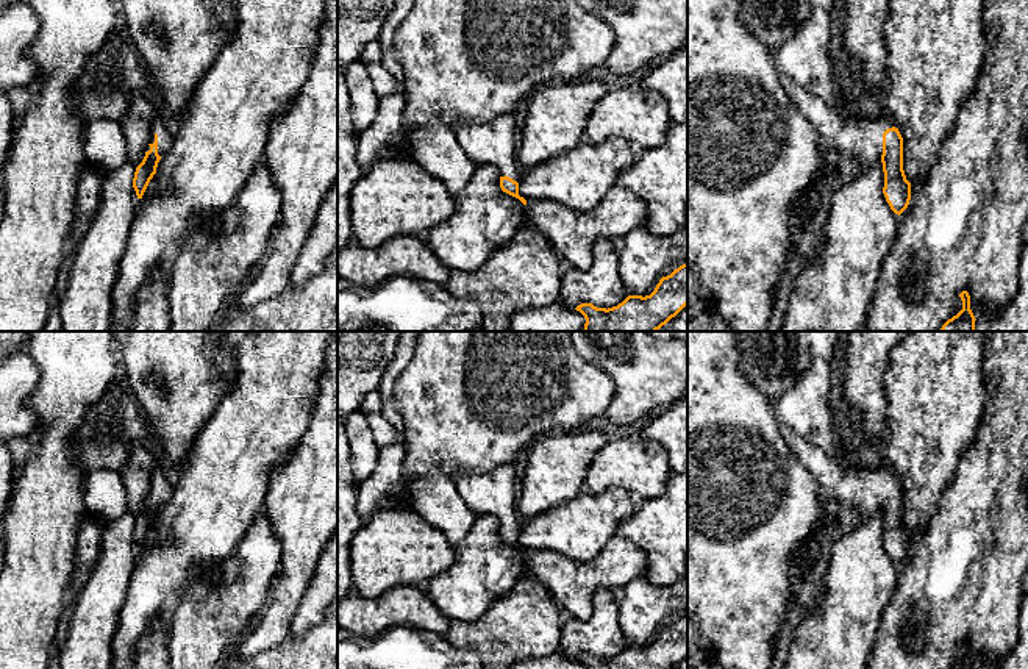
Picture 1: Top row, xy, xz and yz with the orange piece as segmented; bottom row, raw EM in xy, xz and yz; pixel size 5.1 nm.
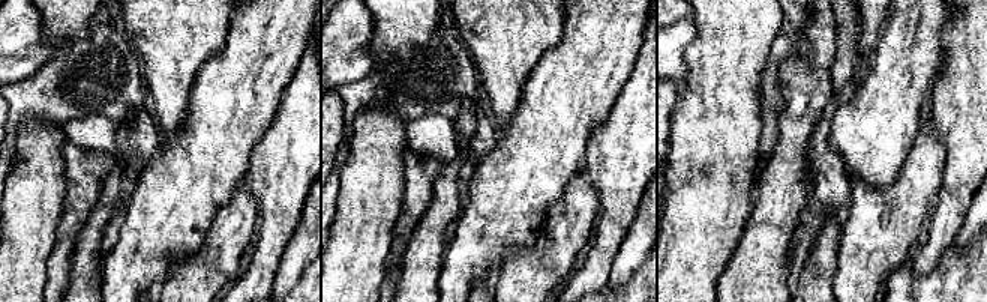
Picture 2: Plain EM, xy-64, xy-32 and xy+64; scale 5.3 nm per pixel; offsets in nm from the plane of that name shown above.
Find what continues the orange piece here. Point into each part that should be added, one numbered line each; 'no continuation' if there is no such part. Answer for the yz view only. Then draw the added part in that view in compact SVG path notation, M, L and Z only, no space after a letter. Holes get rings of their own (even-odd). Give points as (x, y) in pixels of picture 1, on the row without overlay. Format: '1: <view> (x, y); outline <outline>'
1: yz (861, 490); outline M792 428L780 430L792 453L819 481L831 505L844 505L861 519L881 510L883 483L894 477L891 470L845 466Z

